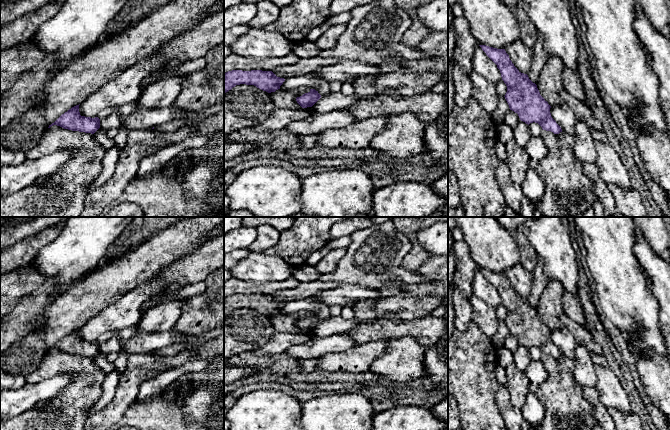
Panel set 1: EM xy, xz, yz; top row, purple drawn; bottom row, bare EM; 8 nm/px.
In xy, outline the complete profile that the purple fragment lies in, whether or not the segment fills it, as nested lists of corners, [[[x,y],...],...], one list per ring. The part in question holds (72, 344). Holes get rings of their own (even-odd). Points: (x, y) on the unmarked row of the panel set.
[[[76,329],[62,338],[54,347],[49,349],[60,350],[64,353],[94,358],[100,352],[100,343],[81,340],[79,329]]]

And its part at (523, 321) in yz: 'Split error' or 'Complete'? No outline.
Complete

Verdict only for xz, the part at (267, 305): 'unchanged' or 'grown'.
unchanged

